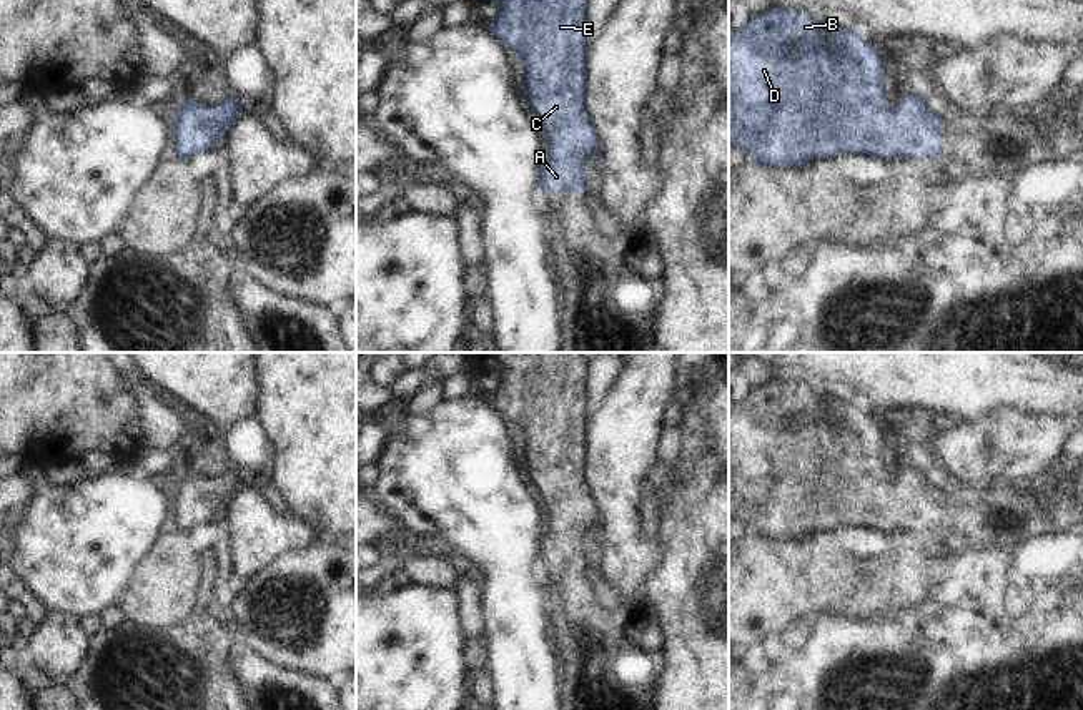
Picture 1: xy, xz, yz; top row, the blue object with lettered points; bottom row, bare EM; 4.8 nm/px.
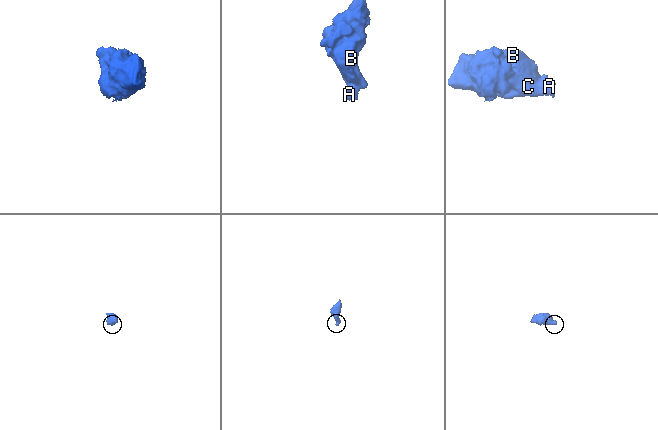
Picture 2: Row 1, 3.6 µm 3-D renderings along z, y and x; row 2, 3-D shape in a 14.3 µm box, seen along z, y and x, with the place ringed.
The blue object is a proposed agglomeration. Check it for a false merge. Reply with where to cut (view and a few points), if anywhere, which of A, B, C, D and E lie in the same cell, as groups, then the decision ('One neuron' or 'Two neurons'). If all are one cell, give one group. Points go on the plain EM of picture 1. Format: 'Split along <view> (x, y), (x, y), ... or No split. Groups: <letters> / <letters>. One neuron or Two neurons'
No split. Groups: A B C D E. One neuron.

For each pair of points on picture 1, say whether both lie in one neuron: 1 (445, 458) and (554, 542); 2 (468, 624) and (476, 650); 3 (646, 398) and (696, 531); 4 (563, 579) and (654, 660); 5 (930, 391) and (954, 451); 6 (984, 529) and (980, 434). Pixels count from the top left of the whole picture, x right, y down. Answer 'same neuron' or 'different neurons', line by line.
1: different neurons
2: different neurons
3: different neurons
4: same neuron
5: different neurons
6: different neurons

